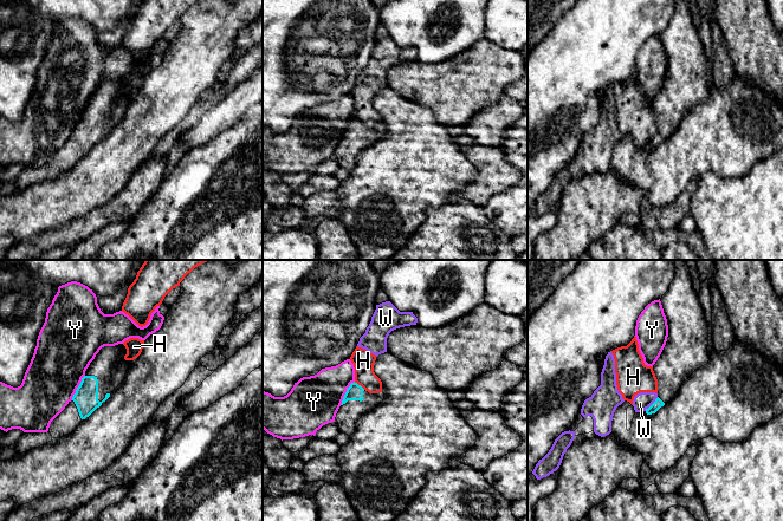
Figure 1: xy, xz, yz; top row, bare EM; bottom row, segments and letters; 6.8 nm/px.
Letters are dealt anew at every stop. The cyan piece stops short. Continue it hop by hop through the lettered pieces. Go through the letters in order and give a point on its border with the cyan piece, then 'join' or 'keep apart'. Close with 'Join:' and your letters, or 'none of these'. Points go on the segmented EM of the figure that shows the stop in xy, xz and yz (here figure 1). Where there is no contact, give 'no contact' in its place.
H: xz (360, 385) | keep apart
W: yz (652, 404) | keep apart
Y: xy (77, 388) | keep apart
Join: none of these

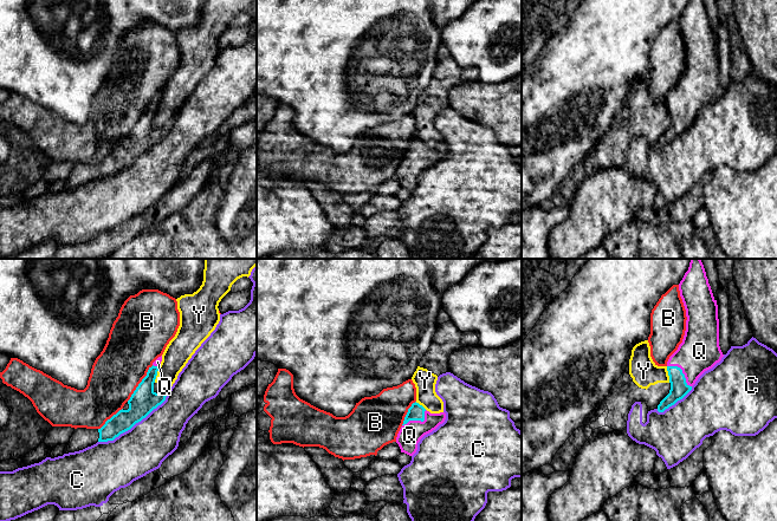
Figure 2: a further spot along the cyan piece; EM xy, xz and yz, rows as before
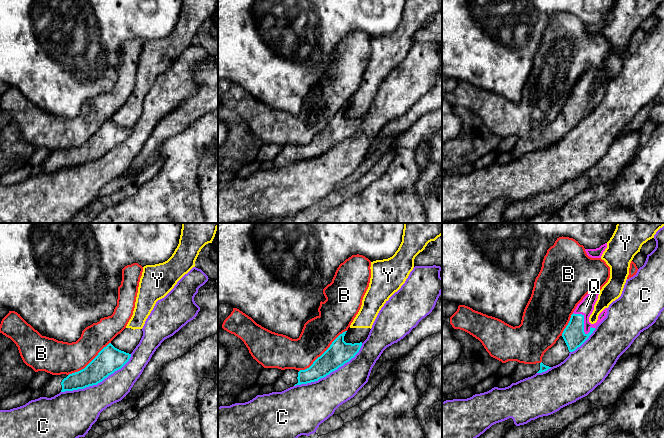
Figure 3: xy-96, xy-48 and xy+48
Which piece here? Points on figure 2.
B: xy (140, 383) | keep apart
C: xy (134, 424) | keep apart
Q: yz (681, 371) | join
Y: xy (156, 375) | keep apart
Join: Q

